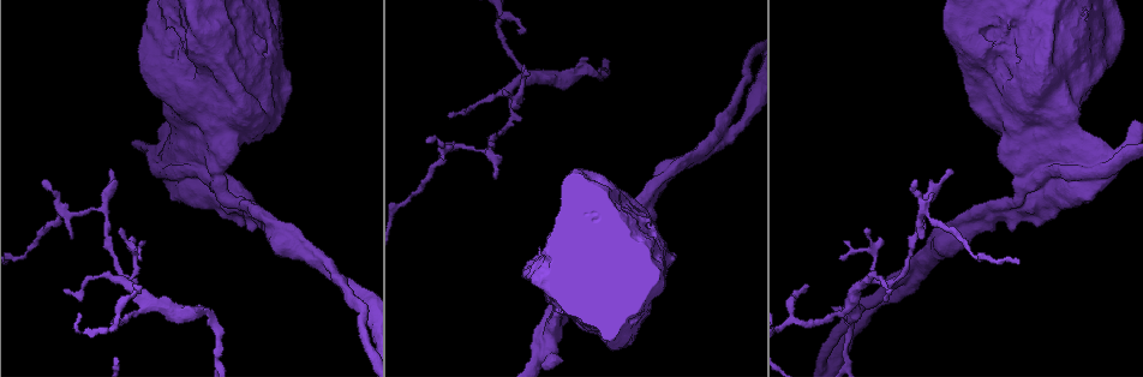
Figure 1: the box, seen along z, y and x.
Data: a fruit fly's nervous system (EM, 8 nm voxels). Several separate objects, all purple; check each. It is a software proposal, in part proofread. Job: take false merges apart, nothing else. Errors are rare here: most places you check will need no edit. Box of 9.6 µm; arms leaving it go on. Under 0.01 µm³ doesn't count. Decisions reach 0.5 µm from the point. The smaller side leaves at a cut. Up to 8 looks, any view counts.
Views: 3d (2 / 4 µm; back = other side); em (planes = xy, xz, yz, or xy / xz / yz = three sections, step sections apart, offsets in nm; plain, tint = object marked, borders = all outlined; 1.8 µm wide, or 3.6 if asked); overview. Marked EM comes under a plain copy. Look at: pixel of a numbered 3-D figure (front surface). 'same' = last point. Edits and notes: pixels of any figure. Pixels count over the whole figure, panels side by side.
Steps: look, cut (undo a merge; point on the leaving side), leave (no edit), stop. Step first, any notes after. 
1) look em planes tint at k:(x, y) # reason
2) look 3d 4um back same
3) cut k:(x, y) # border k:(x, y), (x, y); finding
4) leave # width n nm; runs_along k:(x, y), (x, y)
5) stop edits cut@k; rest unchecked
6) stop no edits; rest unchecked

look em planes tint at 1:(923, 261) # a fork

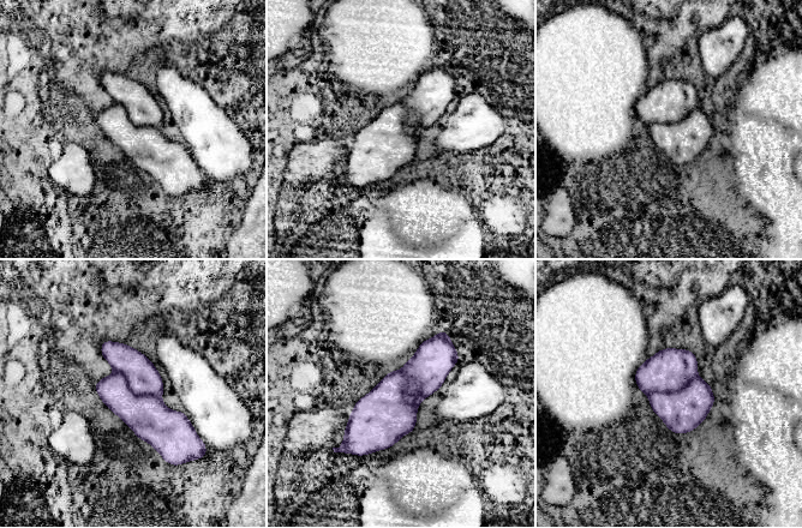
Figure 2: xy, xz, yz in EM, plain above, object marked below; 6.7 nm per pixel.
cut 2:(143, 378) # a second neuron is stuck on

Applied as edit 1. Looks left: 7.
look 3d 4um at 1:(197, 311) # sharp bend

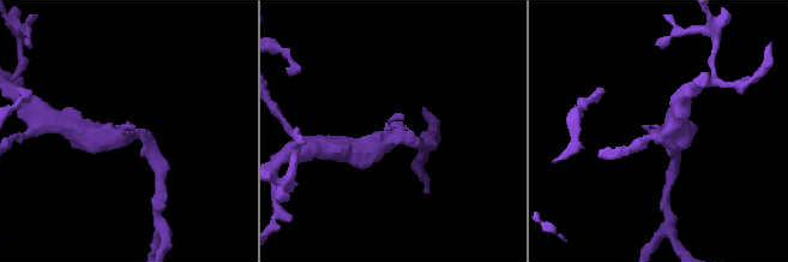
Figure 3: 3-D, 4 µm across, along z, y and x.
look em planes tint at 3:(120, 134) # arm_widths 180, 400 nm; now the EM

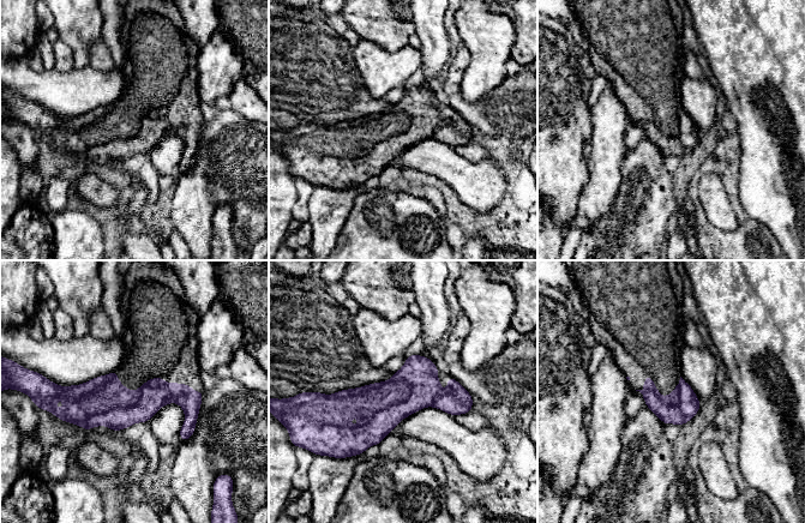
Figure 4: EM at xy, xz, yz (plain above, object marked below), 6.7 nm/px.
leave # one neuron here

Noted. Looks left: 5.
look overview

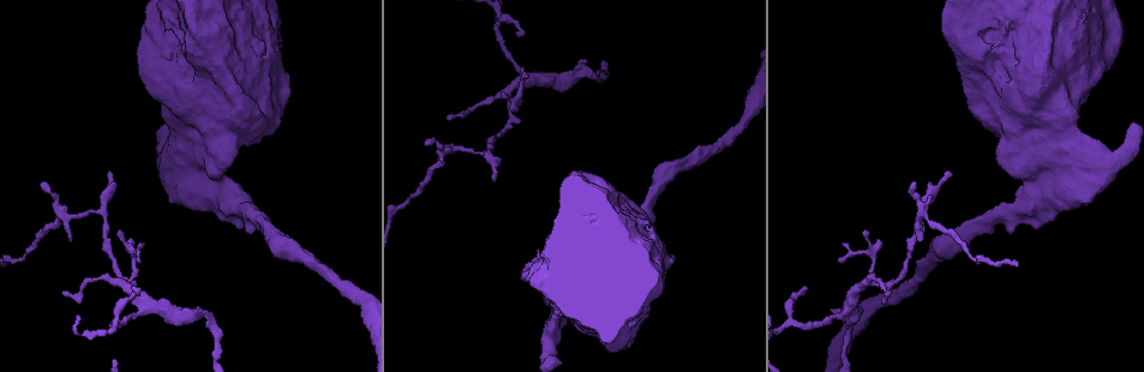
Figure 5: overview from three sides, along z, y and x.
look em 3.6um planes tint at 5:(202, 125) # closes a loop

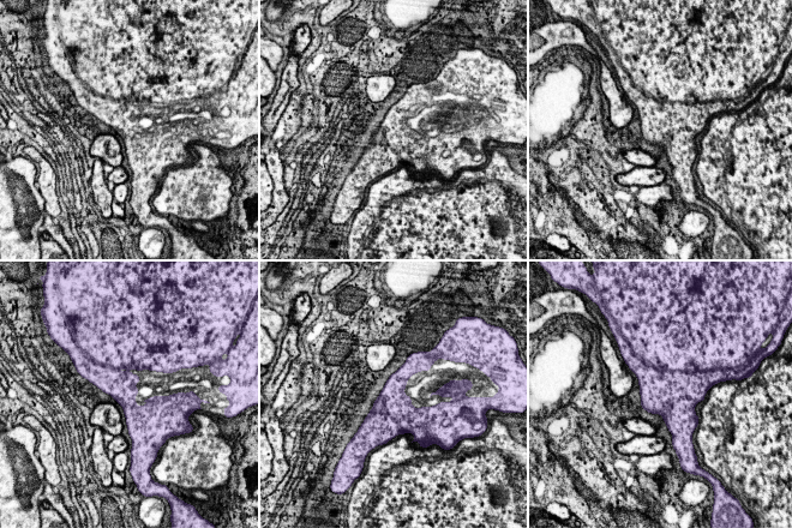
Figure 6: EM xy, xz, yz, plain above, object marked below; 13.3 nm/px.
leave # one neuron here

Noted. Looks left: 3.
stop edits cut@2; rest unchecked

